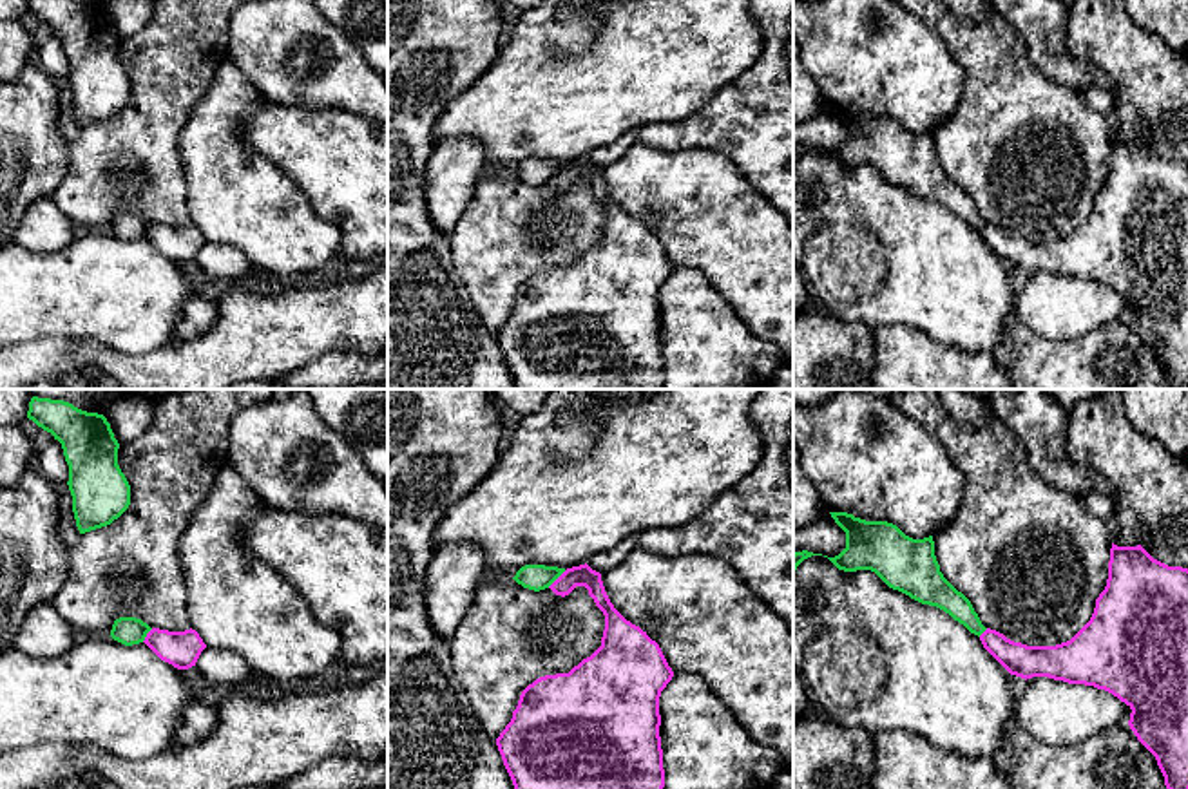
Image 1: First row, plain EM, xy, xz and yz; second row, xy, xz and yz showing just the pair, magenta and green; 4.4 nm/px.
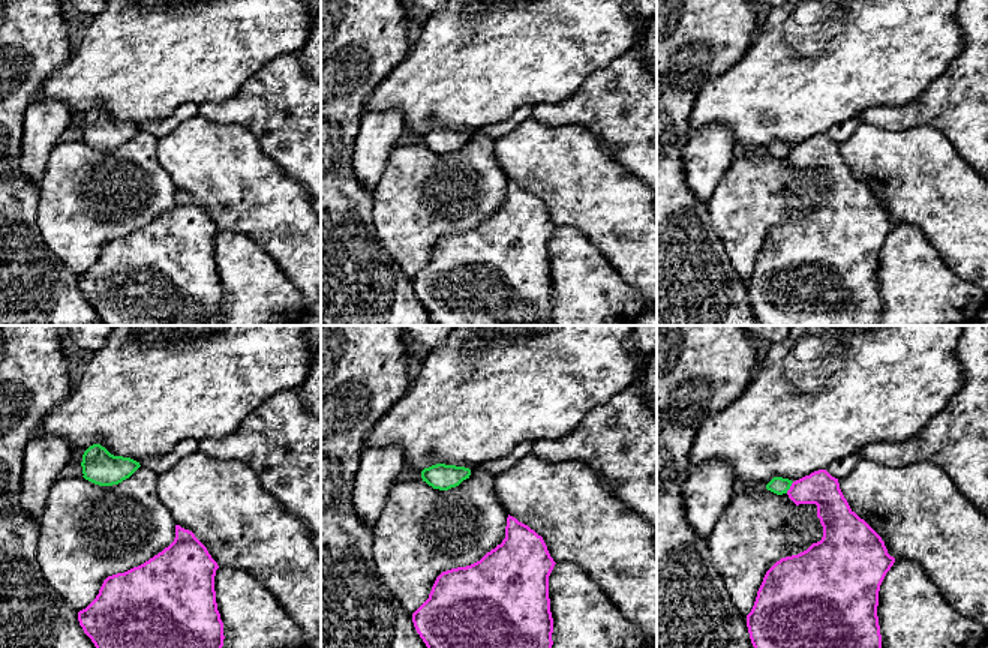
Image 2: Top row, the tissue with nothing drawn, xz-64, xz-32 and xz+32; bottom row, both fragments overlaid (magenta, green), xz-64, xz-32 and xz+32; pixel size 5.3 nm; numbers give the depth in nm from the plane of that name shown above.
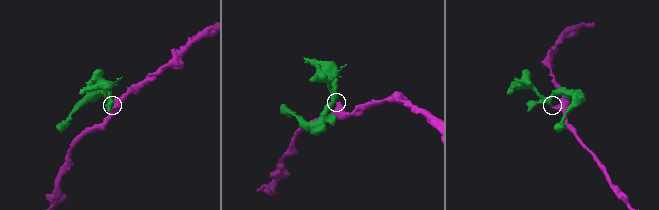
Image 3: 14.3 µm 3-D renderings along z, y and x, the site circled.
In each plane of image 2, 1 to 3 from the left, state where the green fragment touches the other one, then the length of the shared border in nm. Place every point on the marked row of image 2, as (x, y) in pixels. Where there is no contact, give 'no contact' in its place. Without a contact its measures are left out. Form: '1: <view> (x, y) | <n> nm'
1: no contact
2: no contact
3: xz+32 (790, 488) | 80 nm

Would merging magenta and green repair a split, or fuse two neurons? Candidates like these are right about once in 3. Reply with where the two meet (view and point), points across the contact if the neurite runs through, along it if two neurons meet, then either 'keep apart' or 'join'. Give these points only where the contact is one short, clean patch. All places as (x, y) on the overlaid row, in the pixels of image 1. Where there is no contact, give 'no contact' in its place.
meets magenta in xz at (558, 578); border along xz (565, 570), (547, 587); keep apart

